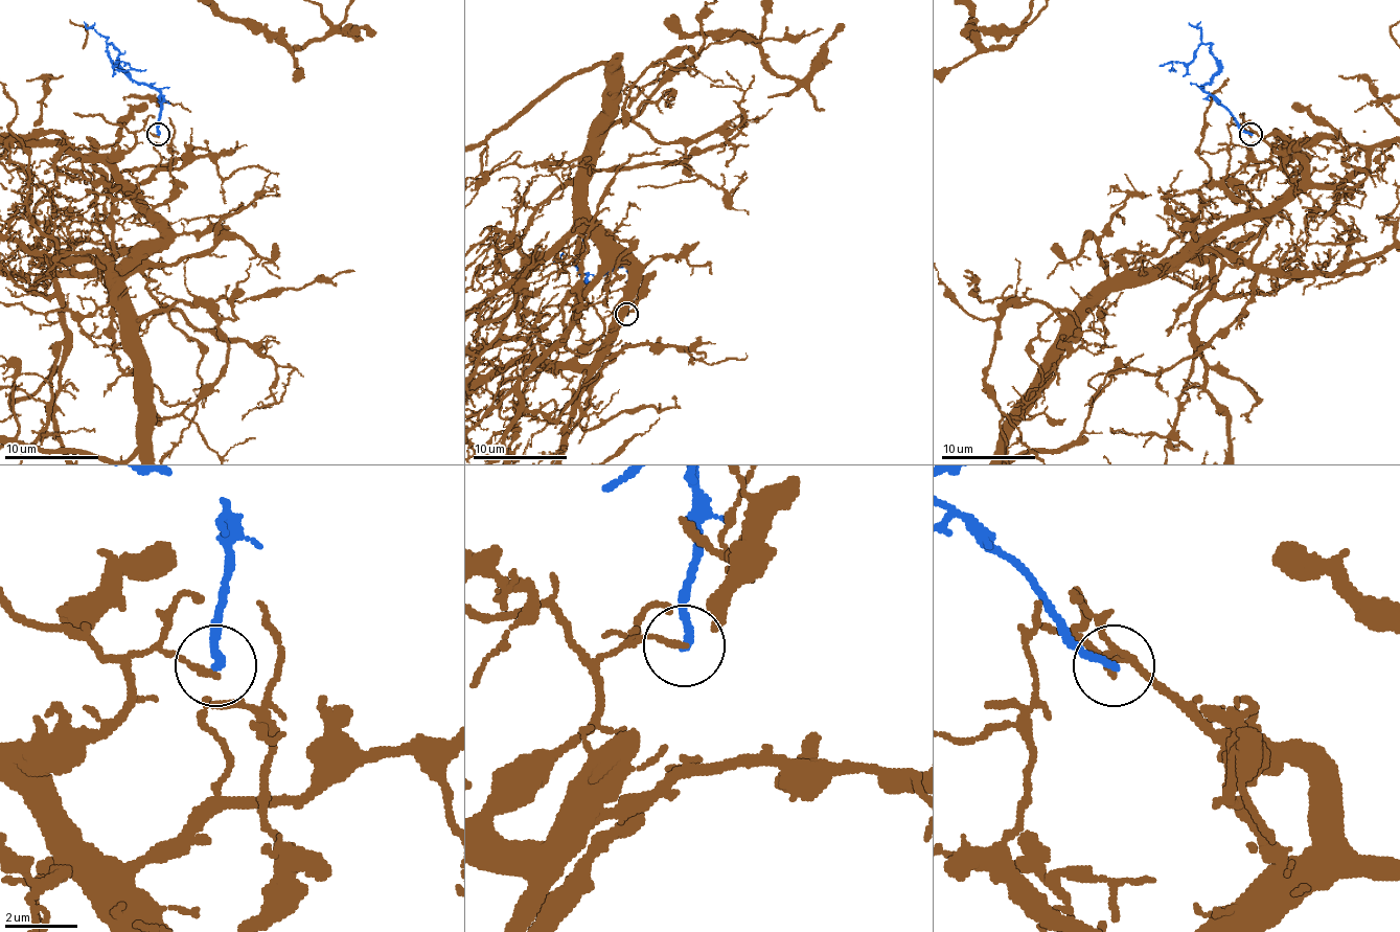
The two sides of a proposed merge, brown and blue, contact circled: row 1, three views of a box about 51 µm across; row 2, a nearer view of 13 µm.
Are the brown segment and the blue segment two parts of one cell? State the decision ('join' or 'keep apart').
keep apart

